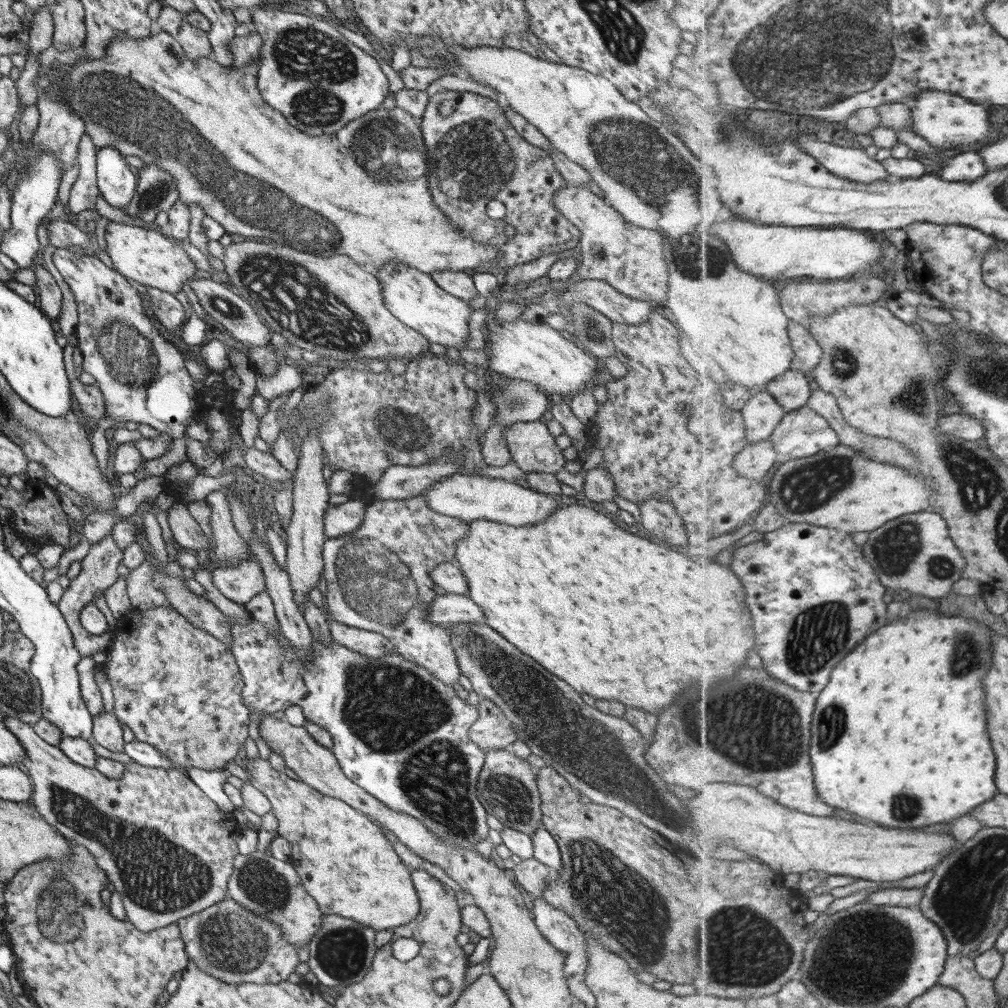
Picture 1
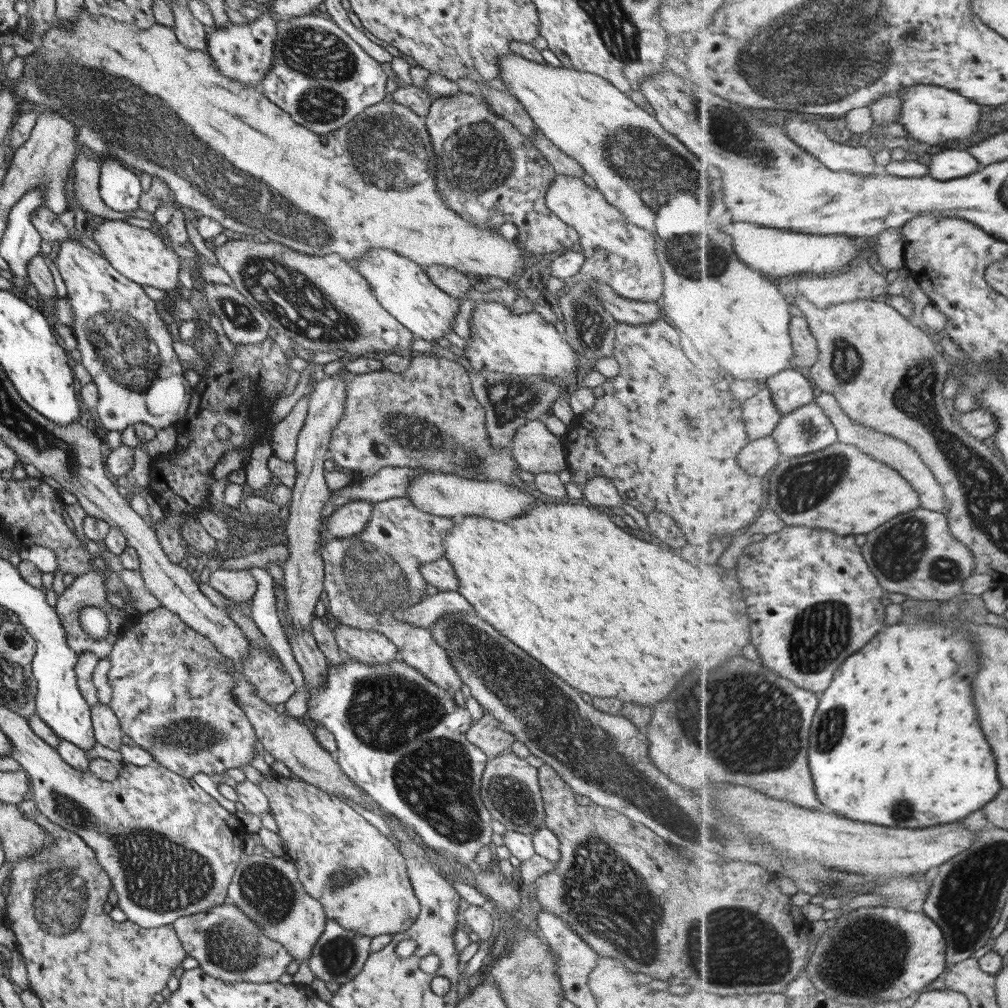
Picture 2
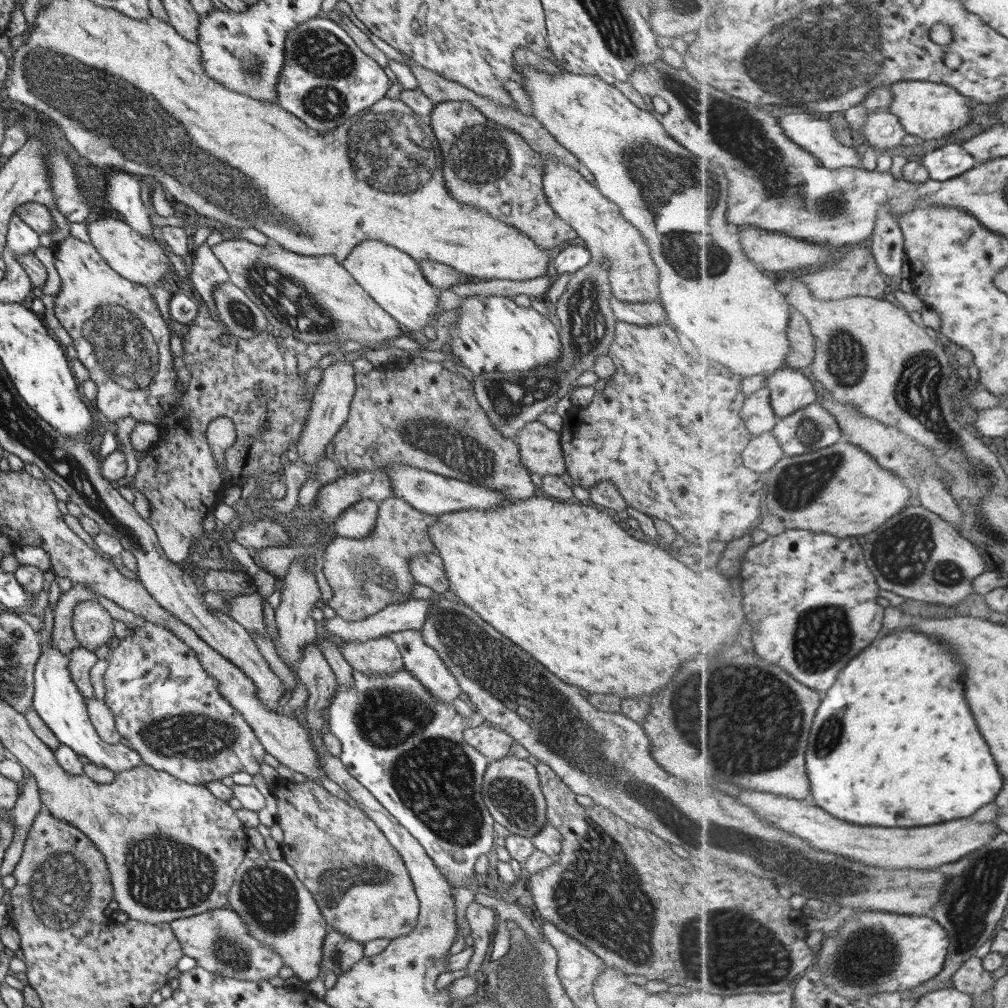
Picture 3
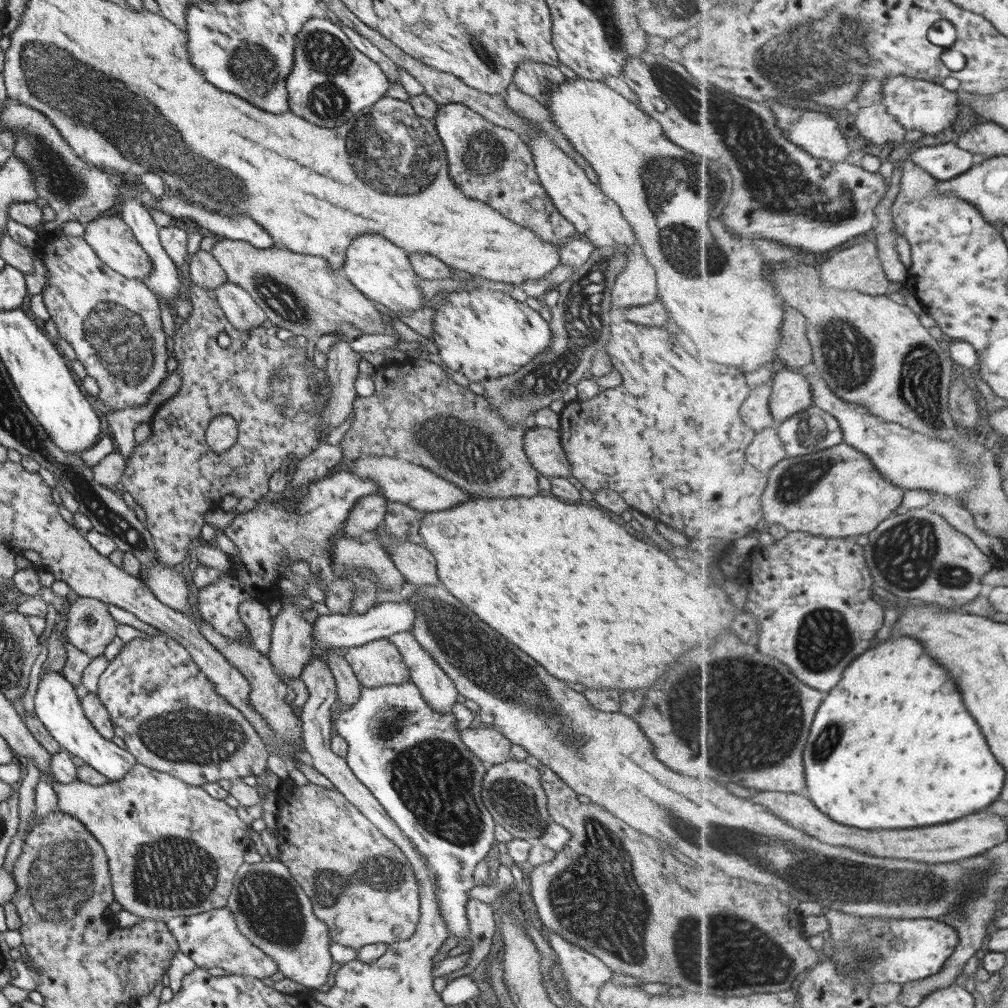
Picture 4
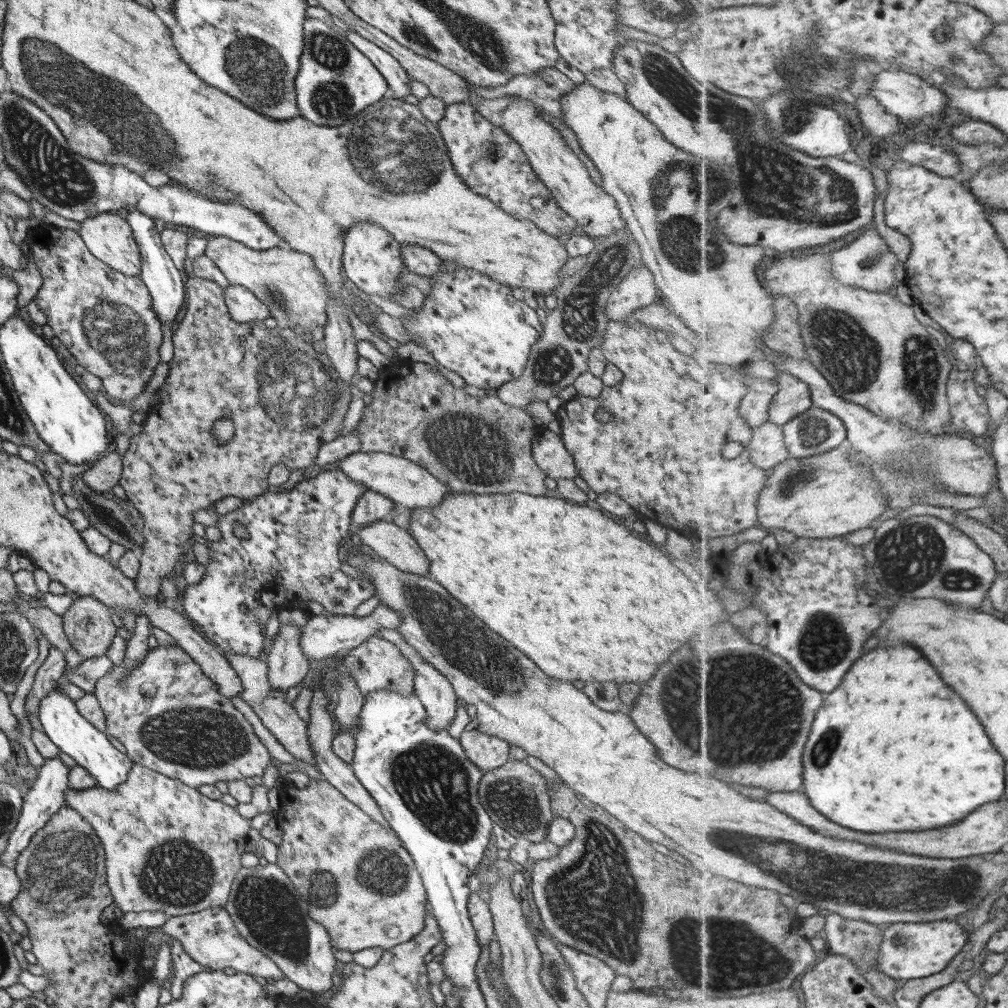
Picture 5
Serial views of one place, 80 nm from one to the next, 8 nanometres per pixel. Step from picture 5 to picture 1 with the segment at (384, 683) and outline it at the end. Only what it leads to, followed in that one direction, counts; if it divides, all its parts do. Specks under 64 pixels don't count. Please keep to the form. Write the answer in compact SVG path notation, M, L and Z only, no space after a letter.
M329 616L326 621L331 640L348 648L350 651L362 654L365 658L377 658L384 654L395 652L391 641L376 632L366 631L352 626L345 626Z

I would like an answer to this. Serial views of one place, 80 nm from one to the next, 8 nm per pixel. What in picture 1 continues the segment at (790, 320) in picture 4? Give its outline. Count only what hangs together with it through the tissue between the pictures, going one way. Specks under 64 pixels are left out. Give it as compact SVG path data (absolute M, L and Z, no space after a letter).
M790 321L790 340L795 352L792 369L813 372L822 362L823 350L812 336L810 329L805 325Z

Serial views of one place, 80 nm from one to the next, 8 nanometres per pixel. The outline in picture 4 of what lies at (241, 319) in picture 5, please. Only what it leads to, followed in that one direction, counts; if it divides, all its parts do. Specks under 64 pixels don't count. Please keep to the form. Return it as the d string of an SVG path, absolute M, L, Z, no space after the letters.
M225 281L214 288L214 297L231 327L245 332L260 326L264 331L273 329L271 321L267 320L250 294L236 284Z

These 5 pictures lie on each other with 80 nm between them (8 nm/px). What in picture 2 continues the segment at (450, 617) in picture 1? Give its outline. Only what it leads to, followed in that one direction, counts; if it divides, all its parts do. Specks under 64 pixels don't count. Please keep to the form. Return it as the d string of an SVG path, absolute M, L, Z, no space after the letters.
M438 591L434 596L422 598L411 608L395 609L391 612L391 619L429 628L438 618L443 618L444 614L472 611L473 608L457 591Z

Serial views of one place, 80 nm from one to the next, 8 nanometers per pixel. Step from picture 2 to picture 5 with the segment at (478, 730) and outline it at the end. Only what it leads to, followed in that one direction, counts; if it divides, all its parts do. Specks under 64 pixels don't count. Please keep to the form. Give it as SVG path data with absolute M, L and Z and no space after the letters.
M477 729L462 731L458 738L466 757L481 771L490 771L509 760L509 744Z

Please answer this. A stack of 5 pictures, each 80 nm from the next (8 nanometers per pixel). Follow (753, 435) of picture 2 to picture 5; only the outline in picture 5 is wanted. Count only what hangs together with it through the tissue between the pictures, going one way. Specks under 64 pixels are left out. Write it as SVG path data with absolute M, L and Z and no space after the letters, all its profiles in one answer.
M761 382L749 390L739 407L742 417L754 428L770 420L770 406L780 384Z

